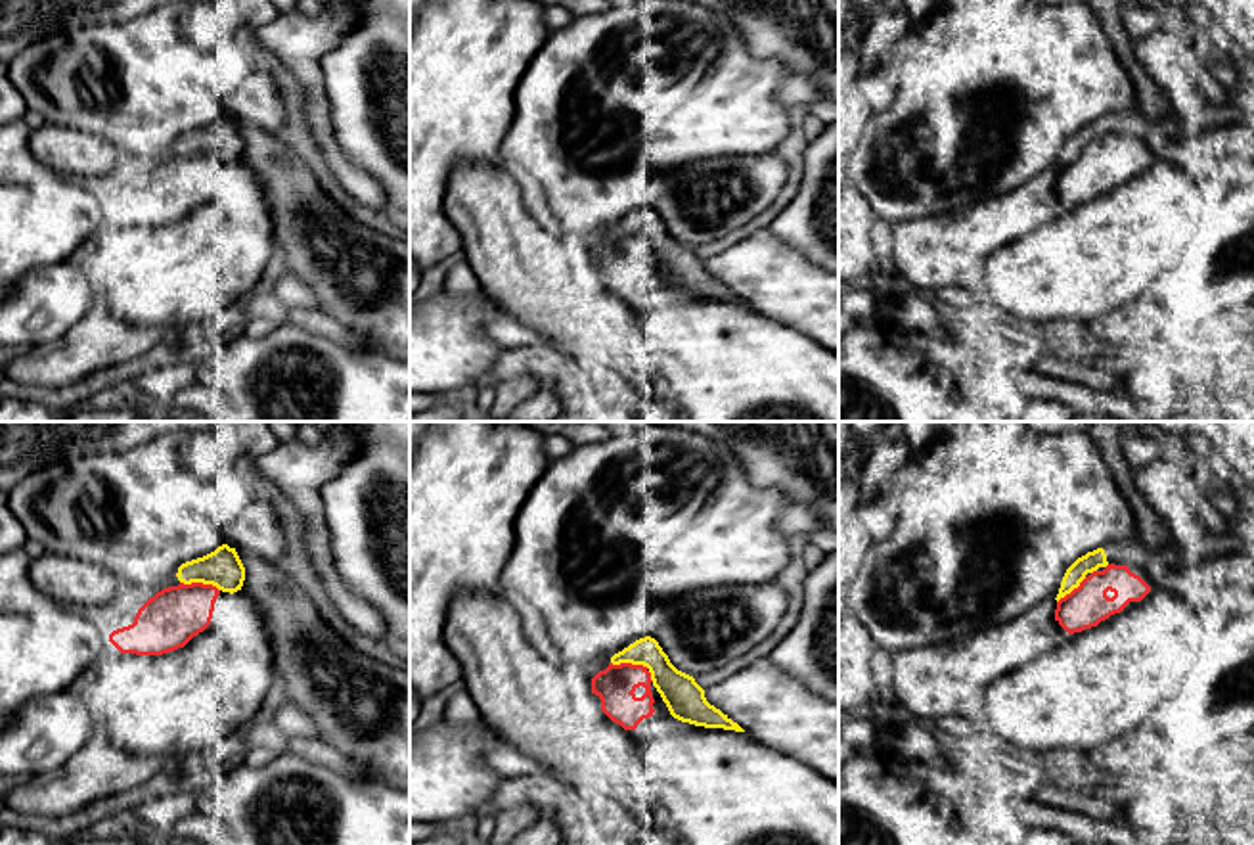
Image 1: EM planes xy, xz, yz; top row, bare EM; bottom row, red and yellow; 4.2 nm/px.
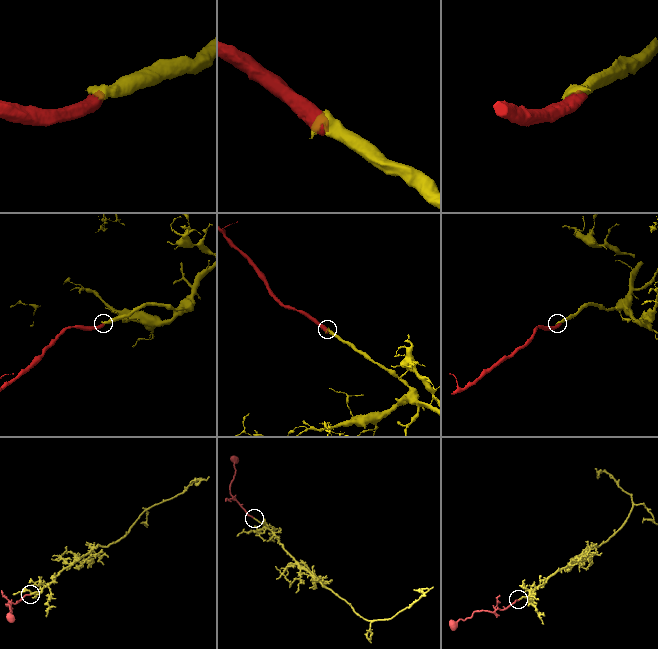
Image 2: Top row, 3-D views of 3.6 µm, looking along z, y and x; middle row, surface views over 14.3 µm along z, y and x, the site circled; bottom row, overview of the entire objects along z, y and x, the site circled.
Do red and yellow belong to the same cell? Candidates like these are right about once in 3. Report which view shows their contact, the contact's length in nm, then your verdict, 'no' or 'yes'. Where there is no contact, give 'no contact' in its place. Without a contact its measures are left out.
meets red in xy; contact 170 nm long; yes

